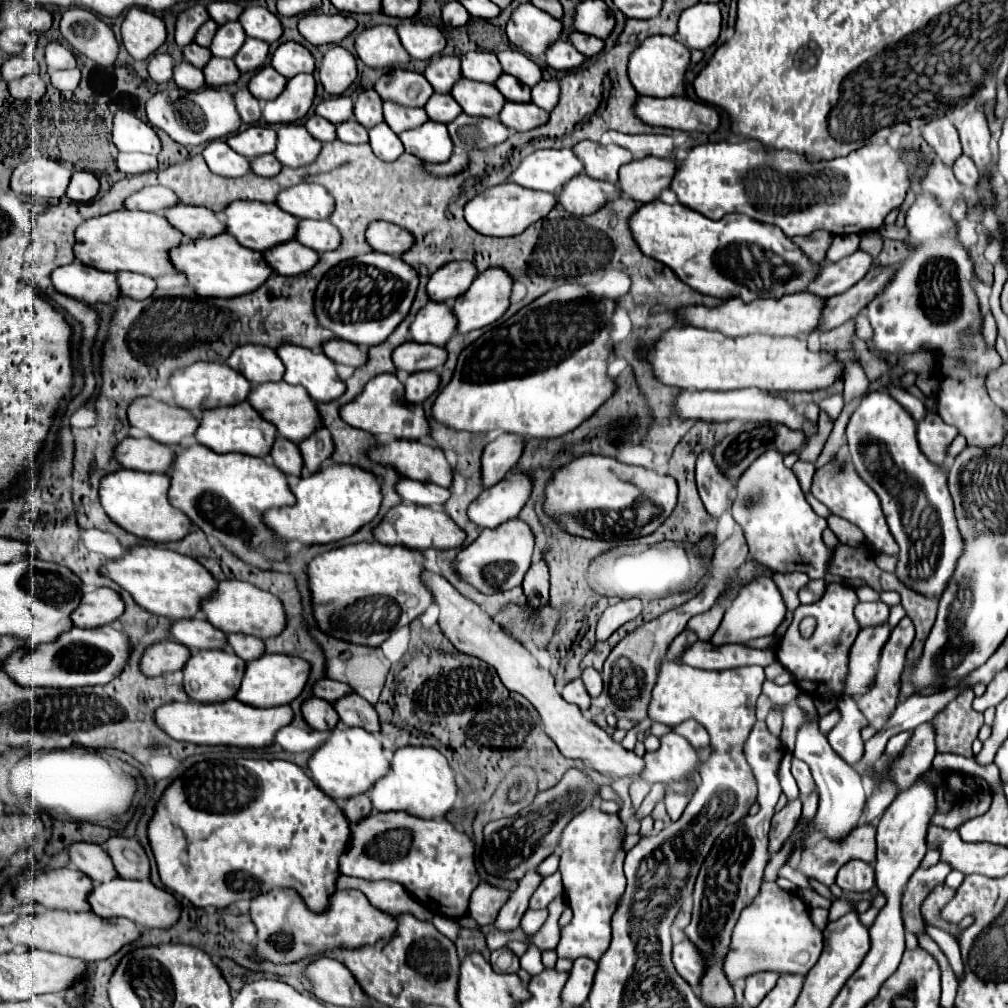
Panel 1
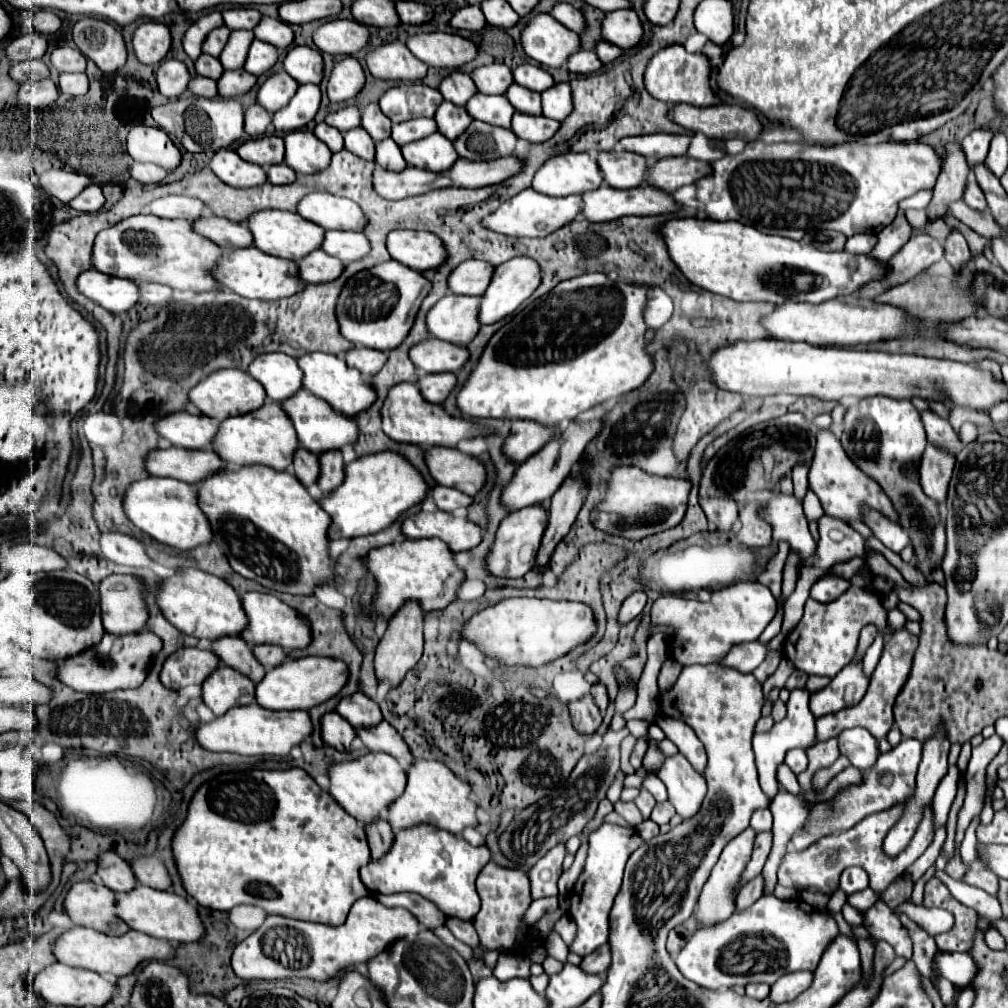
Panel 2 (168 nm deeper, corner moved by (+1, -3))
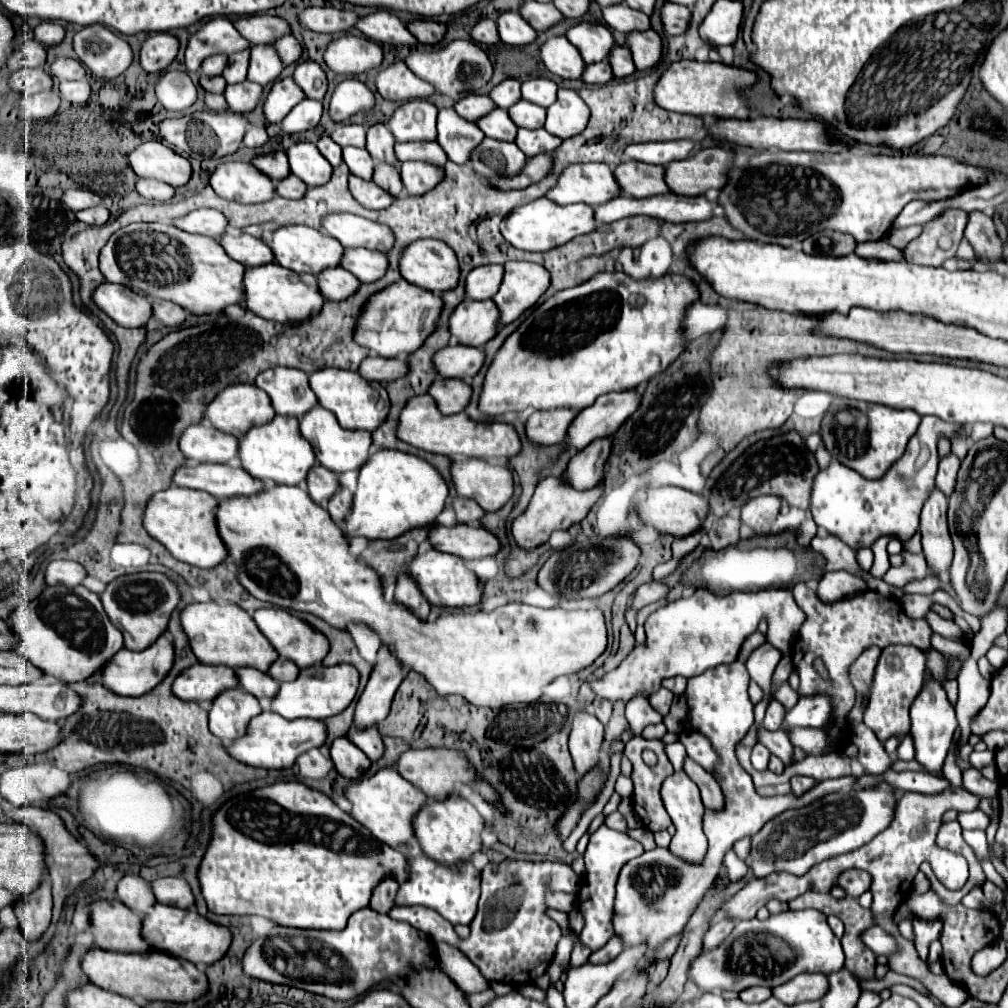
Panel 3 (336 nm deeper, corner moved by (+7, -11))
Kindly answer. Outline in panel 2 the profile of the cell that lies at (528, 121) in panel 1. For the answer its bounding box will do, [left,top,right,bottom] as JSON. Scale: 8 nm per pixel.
[512,111,560,143]

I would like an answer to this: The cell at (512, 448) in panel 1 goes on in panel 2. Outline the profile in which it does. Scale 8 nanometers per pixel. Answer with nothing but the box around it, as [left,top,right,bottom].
[502,421,556,463]

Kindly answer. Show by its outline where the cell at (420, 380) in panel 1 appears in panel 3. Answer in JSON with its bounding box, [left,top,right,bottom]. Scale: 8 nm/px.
[428,377,472,415]

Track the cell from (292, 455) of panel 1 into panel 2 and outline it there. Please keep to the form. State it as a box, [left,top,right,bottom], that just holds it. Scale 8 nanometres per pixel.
[292,447,316,487]

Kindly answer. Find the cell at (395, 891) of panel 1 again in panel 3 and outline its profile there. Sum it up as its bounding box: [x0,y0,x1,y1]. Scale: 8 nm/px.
[390,859,582,985]

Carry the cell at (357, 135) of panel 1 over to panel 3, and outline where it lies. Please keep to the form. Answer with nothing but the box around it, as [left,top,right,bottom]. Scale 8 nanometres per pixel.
[344,147,374,181]

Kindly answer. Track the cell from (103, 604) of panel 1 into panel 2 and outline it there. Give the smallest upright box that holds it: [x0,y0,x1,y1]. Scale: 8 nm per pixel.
[100,575,148,633]

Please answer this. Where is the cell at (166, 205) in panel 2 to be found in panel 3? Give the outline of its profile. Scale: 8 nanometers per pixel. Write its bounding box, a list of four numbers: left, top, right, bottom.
[174,209,228,239]

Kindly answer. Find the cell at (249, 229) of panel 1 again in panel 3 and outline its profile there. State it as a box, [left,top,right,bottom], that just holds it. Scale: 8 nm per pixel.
[268,225,344,275]

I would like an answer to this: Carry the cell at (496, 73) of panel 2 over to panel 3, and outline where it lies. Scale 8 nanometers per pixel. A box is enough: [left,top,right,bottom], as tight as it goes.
[490,79,522,109]

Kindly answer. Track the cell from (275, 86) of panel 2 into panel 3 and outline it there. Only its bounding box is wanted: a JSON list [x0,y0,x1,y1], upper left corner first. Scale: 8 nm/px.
[264,79,304,123]

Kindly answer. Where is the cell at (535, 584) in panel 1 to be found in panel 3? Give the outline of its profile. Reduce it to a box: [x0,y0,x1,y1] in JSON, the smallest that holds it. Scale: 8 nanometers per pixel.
[564,437,612,489]

